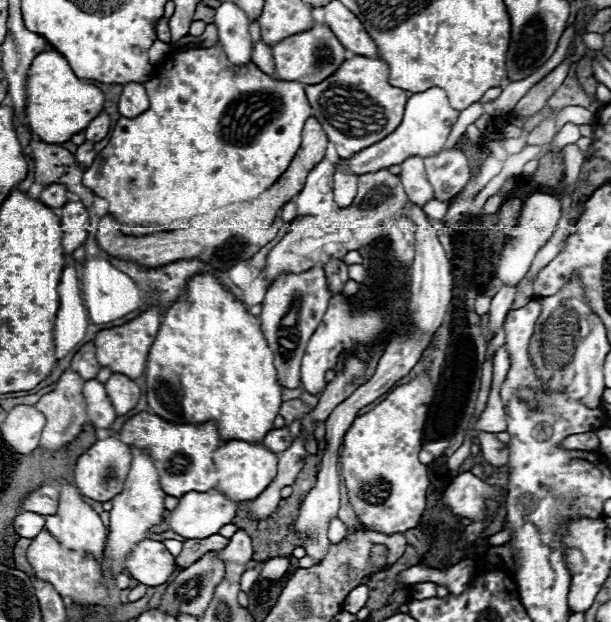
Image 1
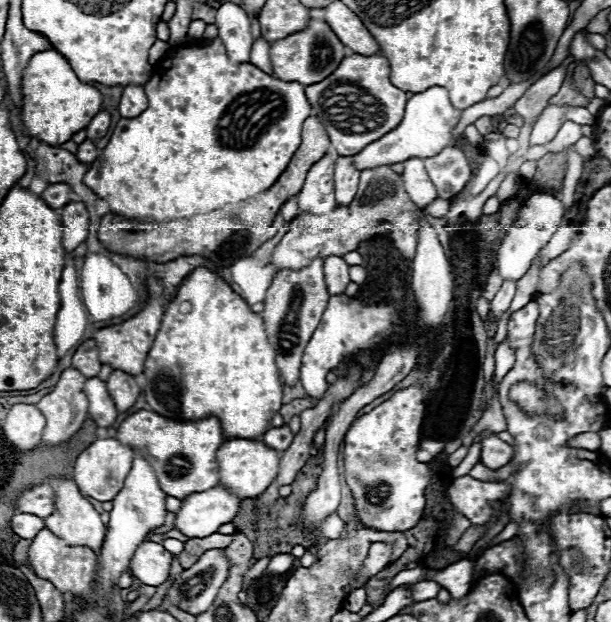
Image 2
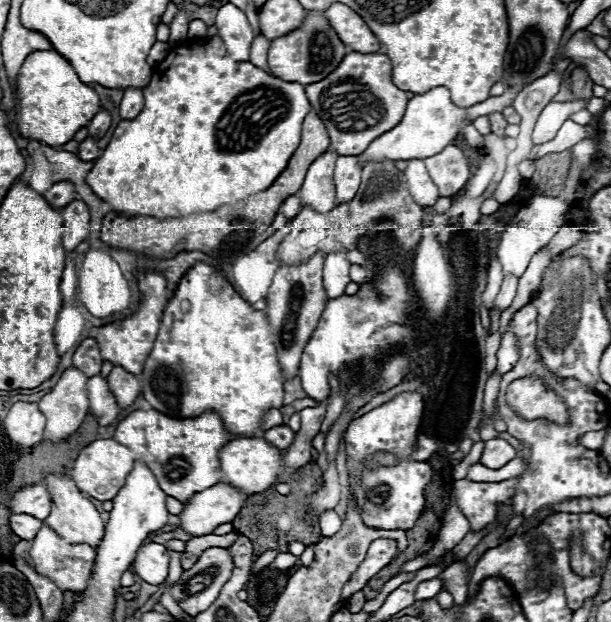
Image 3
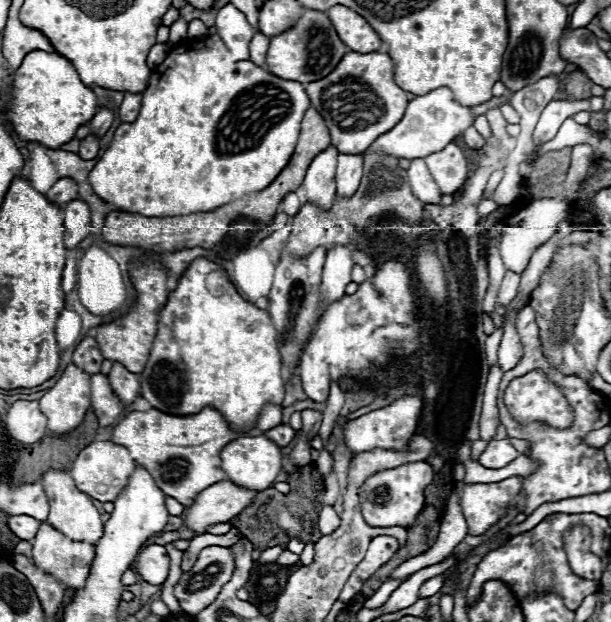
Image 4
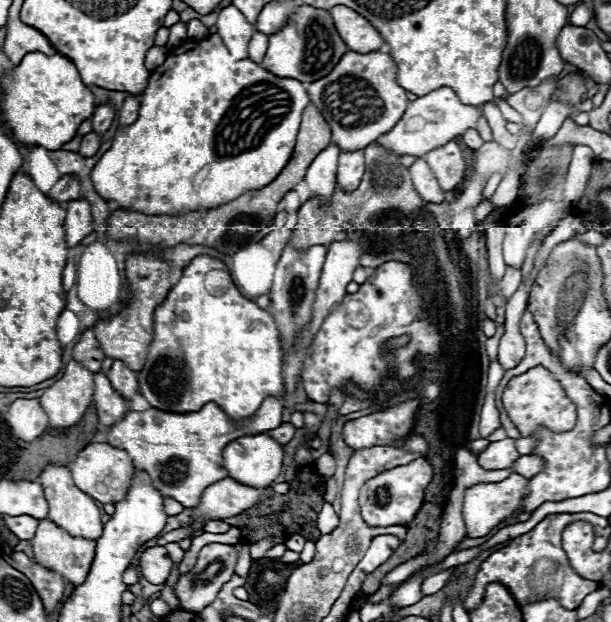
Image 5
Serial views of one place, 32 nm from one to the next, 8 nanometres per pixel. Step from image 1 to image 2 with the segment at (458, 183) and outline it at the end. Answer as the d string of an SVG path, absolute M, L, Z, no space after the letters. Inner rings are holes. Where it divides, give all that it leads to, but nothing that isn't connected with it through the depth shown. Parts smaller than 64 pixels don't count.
M446 146L440 154L426 158L424 164L438 190L438 198L456 196L472 176L464 152L456 146Z

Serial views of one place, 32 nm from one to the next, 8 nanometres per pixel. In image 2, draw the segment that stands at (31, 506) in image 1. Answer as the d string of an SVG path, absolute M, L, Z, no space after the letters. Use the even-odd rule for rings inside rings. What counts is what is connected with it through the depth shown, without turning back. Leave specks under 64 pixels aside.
M48 484L28 488L18 496L14 510L46 518L54 510L54 490Z

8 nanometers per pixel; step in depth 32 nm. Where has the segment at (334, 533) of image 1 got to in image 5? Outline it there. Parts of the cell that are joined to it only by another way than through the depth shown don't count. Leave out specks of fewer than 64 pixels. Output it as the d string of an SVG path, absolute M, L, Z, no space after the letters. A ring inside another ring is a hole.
M324 504L324 506L322 506L320 516L318 516L318 520L316 520L316 526L320 528L322 534L332 532L332 530L338 526L338 516L336 516L336 512L334 512L334 508L332 508L330 504Z

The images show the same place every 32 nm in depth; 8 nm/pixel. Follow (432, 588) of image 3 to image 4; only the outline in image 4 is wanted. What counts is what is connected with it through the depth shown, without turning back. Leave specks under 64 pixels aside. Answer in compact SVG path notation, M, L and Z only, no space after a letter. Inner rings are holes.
M434 576L434 578L426 580L422 584L422 588L420 588L420 594L436 594L436 592L440 592L444 580L446 580L446 576Z

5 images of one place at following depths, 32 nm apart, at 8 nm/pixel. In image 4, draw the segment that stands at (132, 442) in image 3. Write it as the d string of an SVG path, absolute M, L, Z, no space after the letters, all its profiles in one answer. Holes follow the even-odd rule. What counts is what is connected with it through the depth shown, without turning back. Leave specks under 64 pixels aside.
M206 406L202 412L190 416L172 416L150 408L148 412L126 414L126 418L114 426L110 442L128 448L134 462L152 474L156 486L166 496L176 498L184 506L192 506L202 490L224 480L226 474L222 470L220 452L242 434L246 432L232 430L214 406Z

